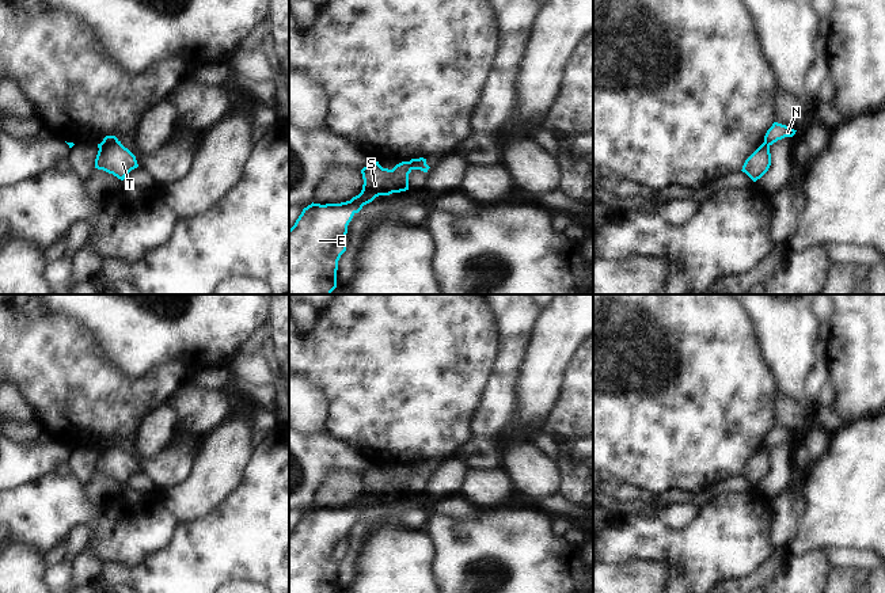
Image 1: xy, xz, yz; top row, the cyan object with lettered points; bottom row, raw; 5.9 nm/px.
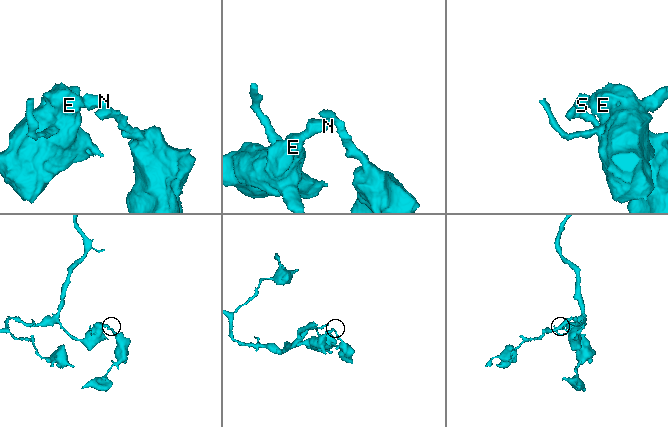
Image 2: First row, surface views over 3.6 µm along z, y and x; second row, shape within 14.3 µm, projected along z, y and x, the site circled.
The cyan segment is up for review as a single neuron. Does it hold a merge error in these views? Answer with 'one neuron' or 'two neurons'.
two neurons

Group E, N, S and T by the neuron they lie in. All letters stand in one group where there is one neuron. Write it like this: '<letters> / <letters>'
E N S / T

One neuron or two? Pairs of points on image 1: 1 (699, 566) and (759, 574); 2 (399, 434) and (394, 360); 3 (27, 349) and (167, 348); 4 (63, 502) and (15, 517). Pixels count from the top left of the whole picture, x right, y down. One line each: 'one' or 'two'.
1: two
2: one
3: two
4: one

